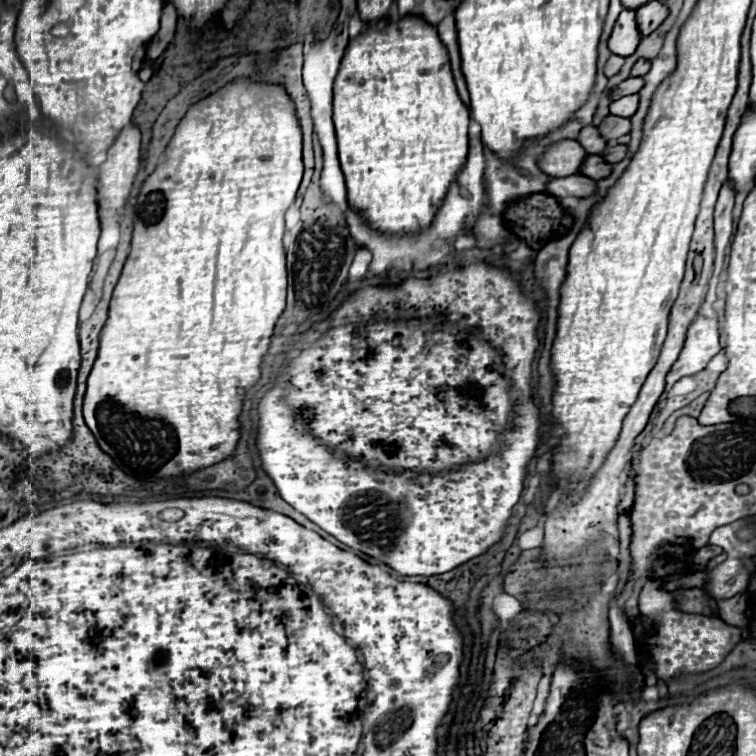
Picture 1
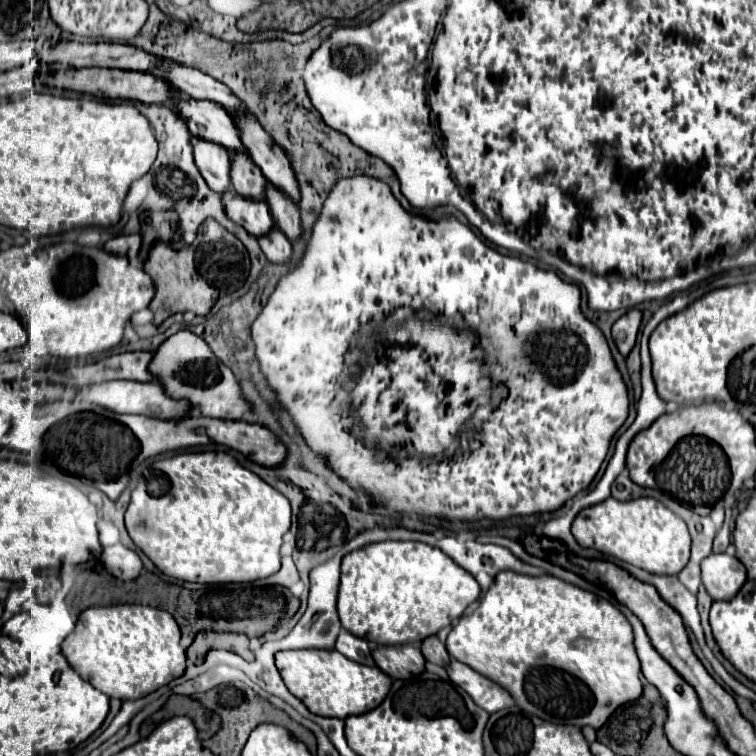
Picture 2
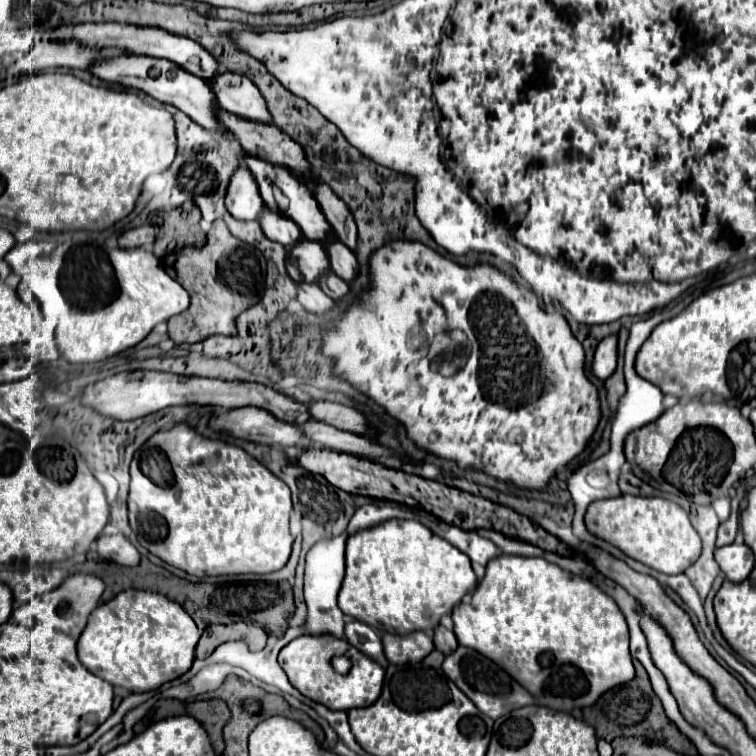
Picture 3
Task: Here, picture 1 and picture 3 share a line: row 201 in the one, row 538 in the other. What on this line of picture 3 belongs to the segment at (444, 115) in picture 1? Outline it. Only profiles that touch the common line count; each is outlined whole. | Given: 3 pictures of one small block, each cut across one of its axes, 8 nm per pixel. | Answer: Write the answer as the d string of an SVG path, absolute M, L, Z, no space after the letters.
M384 520L376 526L352 534L346 540L346 576L338 594L338 606L344 614L350 614L364 624L380 624L388 632L408 634L436 628L440 618L450 614L462 596L474 588L474 584L476 574L472 570L470 558L456 550L456 546L436 536L418 520Z

